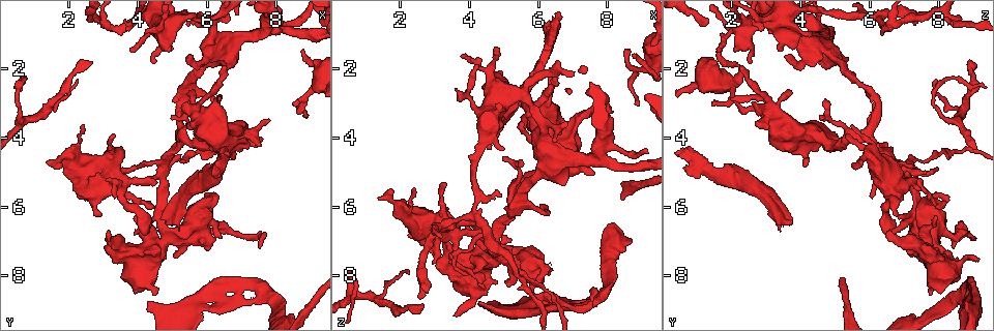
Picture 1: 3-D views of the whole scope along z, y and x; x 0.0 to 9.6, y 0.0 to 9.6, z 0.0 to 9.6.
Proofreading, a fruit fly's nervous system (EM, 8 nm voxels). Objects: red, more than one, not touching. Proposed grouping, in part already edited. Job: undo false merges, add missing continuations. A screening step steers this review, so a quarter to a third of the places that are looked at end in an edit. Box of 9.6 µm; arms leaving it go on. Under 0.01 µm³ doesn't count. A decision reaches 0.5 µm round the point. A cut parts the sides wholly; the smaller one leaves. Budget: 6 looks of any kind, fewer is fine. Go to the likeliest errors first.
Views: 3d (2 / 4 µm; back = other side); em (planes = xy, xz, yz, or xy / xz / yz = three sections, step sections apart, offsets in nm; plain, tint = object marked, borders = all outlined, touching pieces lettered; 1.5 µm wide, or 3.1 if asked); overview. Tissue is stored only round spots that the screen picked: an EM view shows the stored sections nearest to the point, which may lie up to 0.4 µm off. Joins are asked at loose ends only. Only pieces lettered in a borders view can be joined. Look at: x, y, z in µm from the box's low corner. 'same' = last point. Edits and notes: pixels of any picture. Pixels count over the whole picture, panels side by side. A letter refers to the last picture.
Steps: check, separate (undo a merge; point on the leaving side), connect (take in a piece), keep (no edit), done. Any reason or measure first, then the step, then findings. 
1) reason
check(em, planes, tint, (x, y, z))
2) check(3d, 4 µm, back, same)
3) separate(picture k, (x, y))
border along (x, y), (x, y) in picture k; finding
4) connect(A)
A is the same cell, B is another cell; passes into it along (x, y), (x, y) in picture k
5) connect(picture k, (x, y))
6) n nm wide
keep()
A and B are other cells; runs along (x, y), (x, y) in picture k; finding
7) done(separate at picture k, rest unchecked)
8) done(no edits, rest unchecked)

an open end
check(3d, 4 µm, (2.60, 1.85, 8.90))

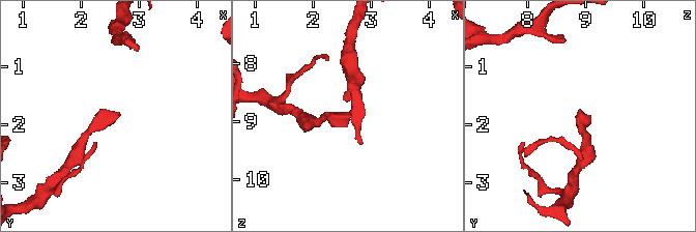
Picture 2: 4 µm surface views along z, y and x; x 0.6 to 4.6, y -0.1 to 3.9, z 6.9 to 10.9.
now the EM
check(em, planes, borders, (2.65, 1.85, 8.90))

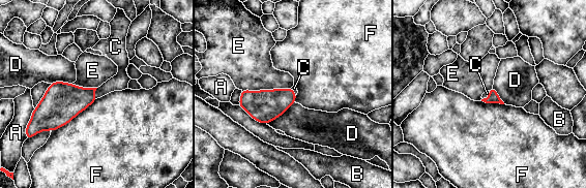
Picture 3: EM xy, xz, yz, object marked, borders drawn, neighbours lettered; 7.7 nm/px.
connect(C)
C is the same cell, A, B, D, E and F are other cells; passes into it along (62, 101), (93, 93), (119, 82) in picture 3; the neuron continues

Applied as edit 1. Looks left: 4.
see it whole again
check(overview)

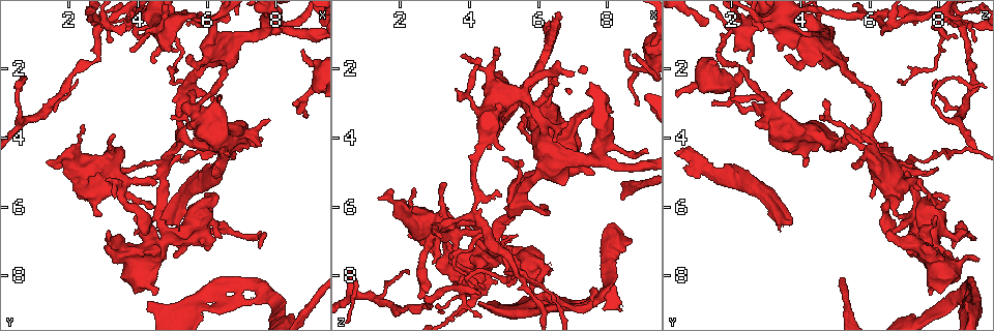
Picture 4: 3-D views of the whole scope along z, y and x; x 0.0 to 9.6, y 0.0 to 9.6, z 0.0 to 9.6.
check(em, xy, step 4, borders, (8.90, 3.40, 3.00))

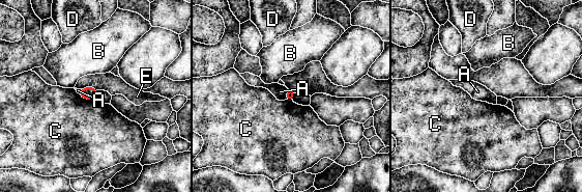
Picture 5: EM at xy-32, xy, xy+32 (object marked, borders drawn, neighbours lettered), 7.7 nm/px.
keep()
A, B, C, D and E are other cells; border along (78, 93), (83, 98), (93, 100) in picture 5; none of them fits

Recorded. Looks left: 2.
thin end
check(em, planes, borders, (8.75, 1.50, 1.60))

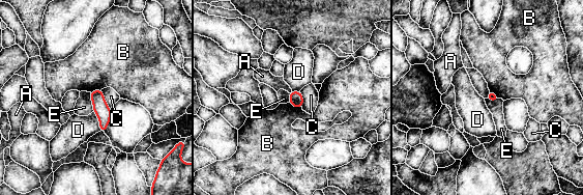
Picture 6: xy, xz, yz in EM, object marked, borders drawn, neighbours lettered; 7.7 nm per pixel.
keep()
A, B, C, D and E are other cells; border along (89, 92), (93, 111) in picture 6; none of them fits

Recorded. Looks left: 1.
done(connect at picture 3, rest unchecked)

